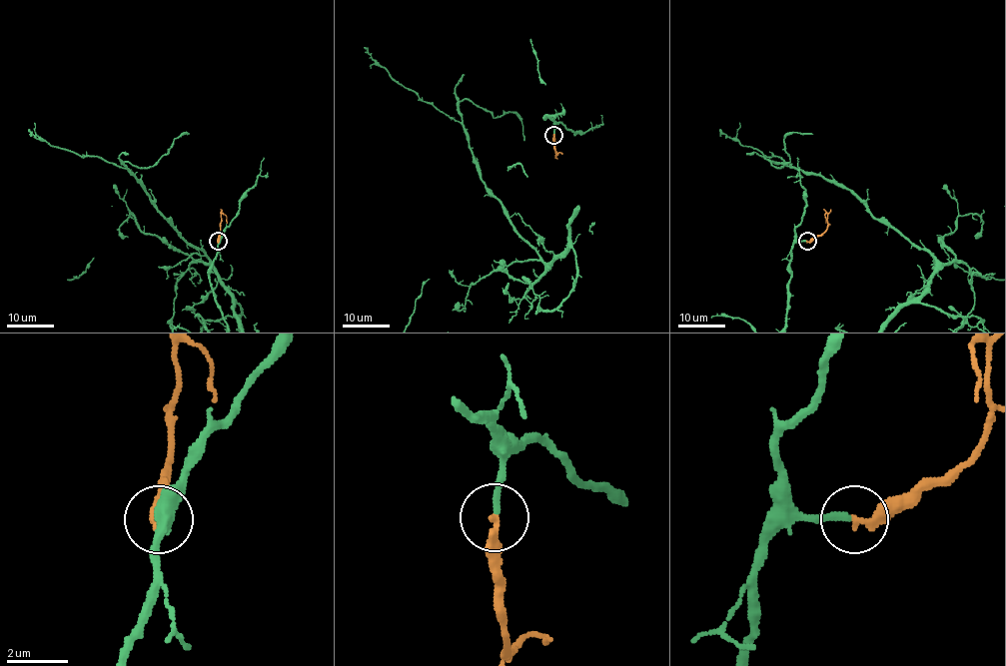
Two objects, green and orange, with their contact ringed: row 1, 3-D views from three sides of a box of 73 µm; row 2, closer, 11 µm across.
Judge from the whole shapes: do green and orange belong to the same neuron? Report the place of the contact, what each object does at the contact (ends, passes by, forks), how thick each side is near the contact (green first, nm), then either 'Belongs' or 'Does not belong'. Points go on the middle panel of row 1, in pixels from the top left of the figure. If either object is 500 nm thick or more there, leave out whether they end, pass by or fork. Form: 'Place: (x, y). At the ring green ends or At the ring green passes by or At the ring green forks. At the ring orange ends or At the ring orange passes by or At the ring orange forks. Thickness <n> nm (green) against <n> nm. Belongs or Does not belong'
Place: (553, 135). At the ring green ends. At the ring orange ends. Thickness 200 nm (green) against 280 nm. Belongs

